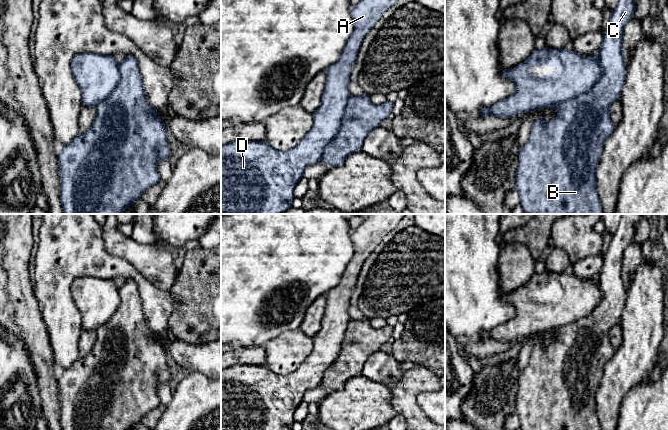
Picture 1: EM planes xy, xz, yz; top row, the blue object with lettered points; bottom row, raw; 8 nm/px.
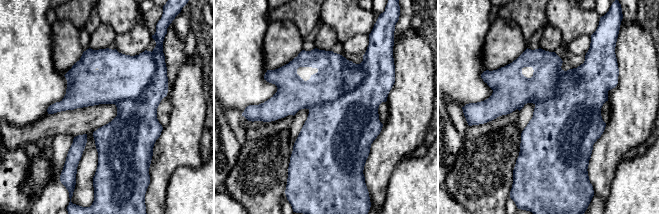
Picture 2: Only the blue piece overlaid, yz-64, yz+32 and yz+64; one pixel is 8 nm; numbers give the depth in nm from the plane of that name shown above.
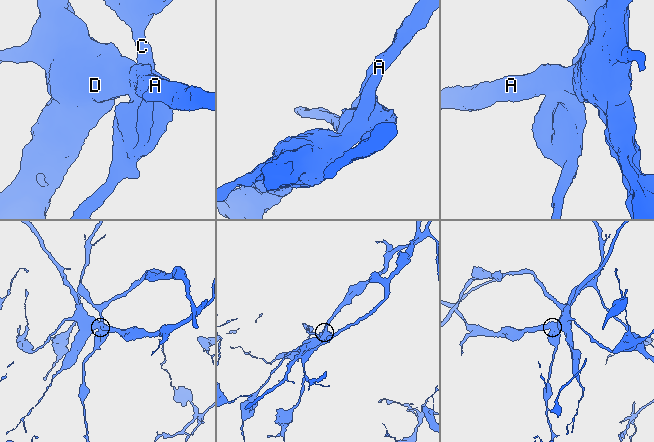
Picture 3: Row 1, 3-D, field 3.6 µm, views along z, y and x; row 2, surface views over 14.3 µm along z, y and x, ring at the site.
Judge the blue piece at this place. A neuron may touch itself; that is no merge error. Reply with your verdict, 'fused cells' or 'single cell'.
fused cells

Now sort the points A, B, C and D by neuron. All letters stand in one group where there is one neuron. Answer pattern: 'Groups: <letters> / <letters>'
Groups: A D / B C

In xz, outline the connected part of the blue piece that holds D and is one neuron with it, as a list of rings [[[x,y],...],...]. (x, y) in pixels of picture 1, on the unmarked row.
[[[368,214],[360,226],[350,231],[354,253],[338,284],[326,295],[320,331],[313,337],[314,348],[292,373],[278,375],[265,365],[232,365],[221,369],[221,430],[292,430],[294,411],[308,389],[321,386],[324,374],[340,354],[350,315],[350,299],[366,258],[392,231],[405,214]]]

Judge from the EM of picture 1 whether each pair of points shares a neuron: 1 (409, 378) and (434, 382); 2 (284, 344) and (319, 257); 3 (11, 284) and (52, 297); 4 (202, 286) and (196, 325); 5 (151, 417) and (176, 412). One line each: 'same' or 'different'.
1: same
2: different
3: different
4: same
5: different

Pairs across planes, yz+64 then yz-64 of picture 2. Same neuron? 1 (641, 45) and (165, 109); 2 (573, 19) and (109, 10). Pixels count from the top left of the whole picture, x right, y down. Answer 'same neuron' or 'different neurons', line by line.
1: different neurons
2: same neuron

